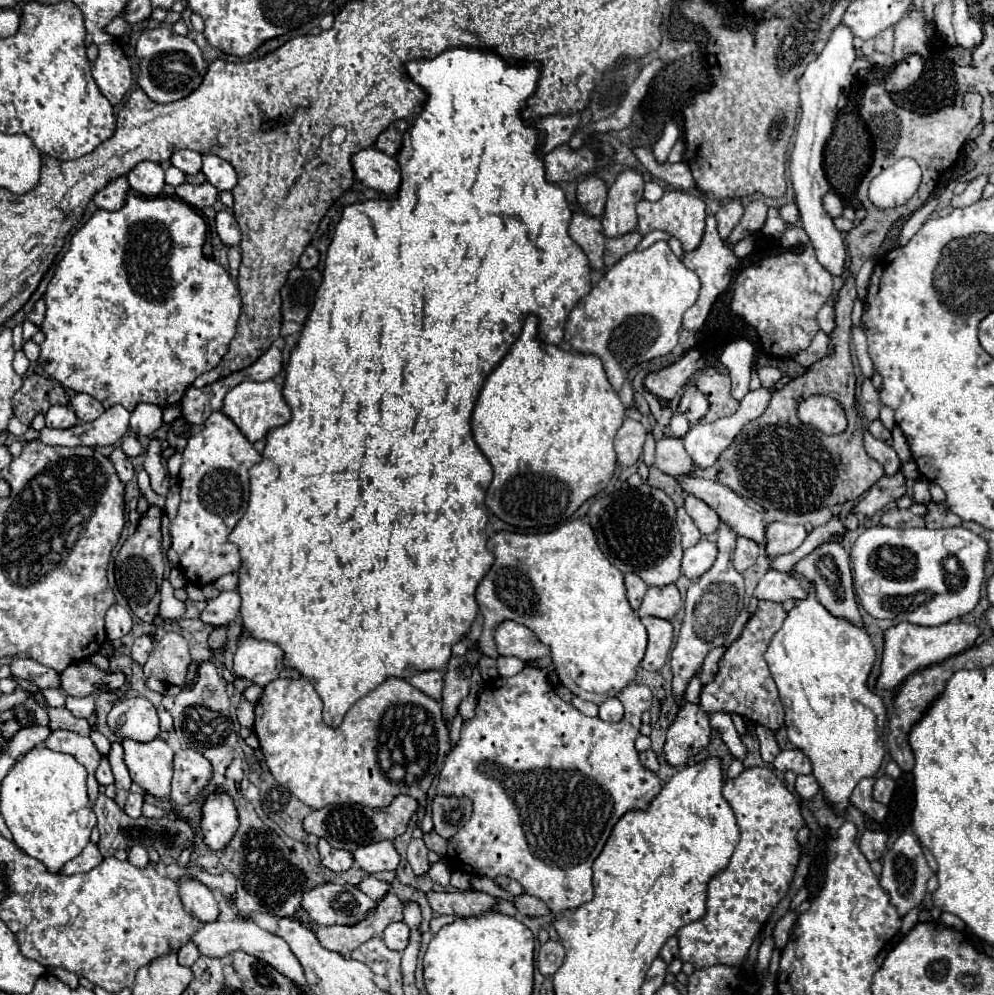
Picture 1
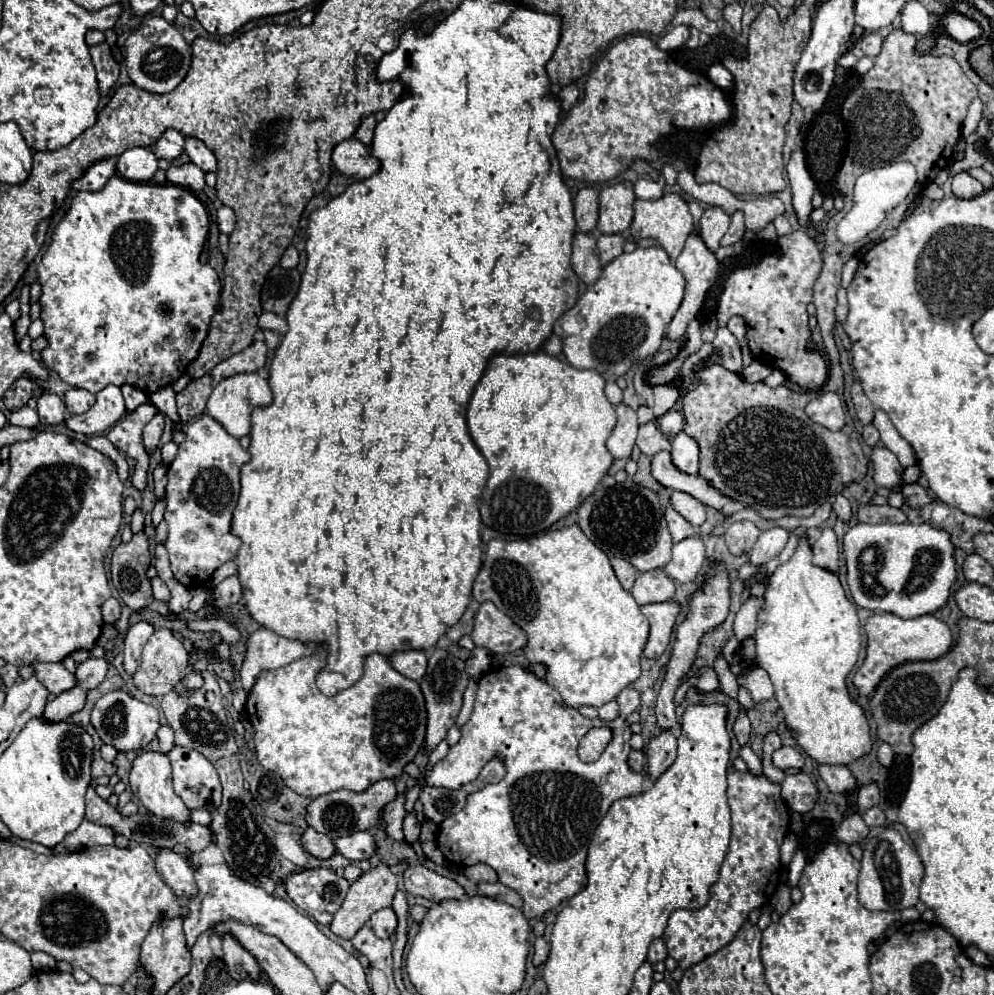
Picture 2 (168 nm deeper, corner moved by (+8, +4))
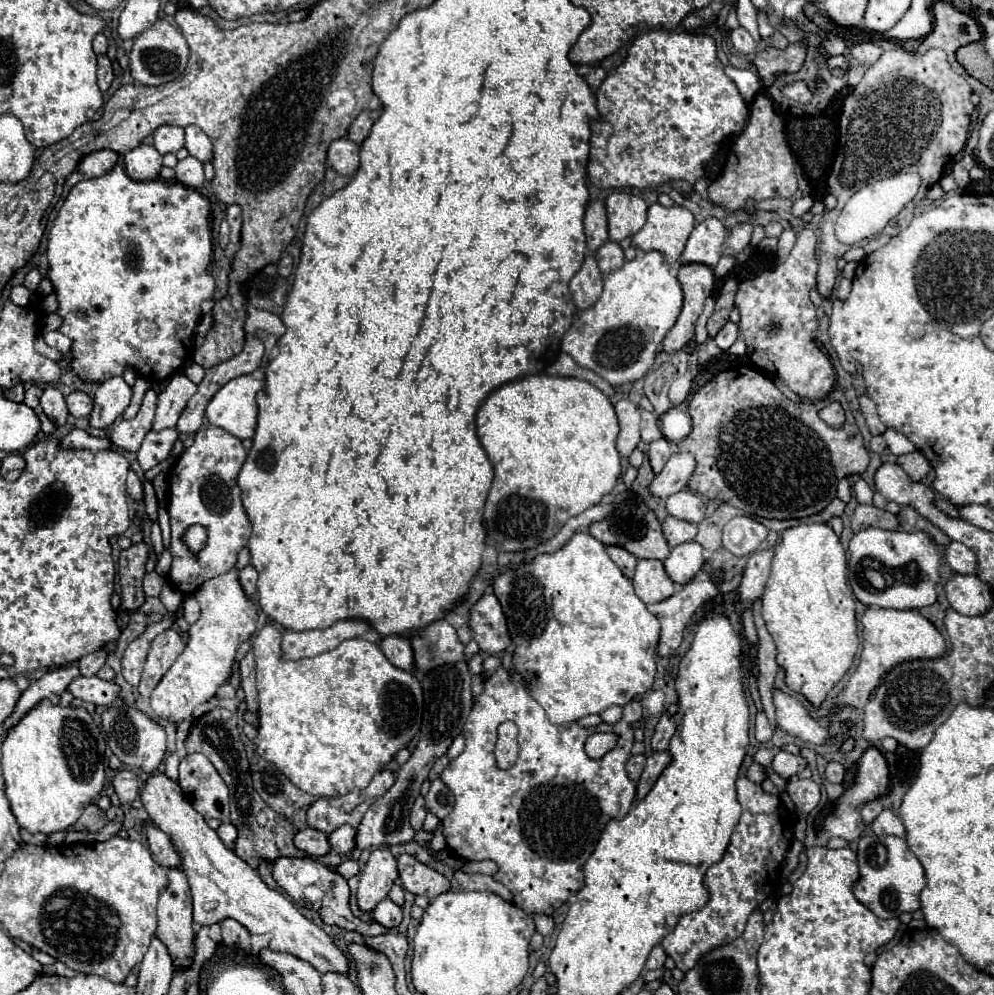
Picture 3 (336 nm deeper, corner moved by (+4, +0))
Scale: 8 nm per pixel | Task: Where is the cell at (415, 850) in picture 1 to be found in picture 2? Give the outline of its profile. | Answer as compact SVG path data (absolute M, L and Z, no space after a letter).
M409 813L405 817L405 823L403 823L403 835L405 835L405 843L407 845L413 845L419 841L419 833L421 833L421 825L417 823L417 817L415 813Z

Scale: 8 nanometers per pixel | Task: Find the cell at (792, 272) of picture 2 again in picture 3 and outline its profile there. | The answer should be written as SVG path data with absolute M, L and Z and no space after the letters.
M811 229L797 235L797 243L789 259L759 277L739 283L735 305L741 311L739 337L747 345L751 361L781 379L793 393L803 399L825 399L835 387L835 371L829 357L815 343L817 315L809 299L817 277L817 237Z

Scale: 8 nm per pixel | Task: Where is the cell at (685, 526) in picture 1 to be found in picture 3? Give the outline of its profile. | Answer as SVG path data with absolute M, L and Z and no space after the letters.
M667 517L663 521L663 535L665 535L669 547L677 547L681 543L691 541L697 535L697 525L675 519L675 517Z

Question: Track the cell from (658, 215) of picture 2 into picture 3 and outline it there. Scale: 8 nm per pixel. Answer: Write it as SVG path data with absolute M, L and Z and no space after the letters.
M653 203L649 207L645 227L633 235L633 247L641 251L661 251L669 265L679 263L685 243L695 227L693 213L681 205L663 207Z

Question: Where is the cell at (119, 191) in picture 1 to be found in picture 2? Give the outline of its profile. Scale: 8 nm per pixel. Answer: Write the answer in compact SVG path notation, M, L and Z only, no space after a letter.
M105 159L105 161L99 161L99 163L93 163L85 175L77 181L73 181L73 189L77 191L89 191L89 193L95 193L95 191L101 191L105 187L105 183L115 175L115 161L113 159Z

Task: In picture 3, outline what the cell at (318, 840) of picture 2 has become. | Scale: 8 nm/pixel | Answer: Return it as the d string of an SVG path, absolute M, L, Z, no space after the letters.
M305 827L303 831L299 831L293 837L293 843L295 843L297 849L301 849L307 855L313 855L313 857L321 857L321 855L329 853L329 849L331 849L327 835L319 829L311 829L311 827Z

